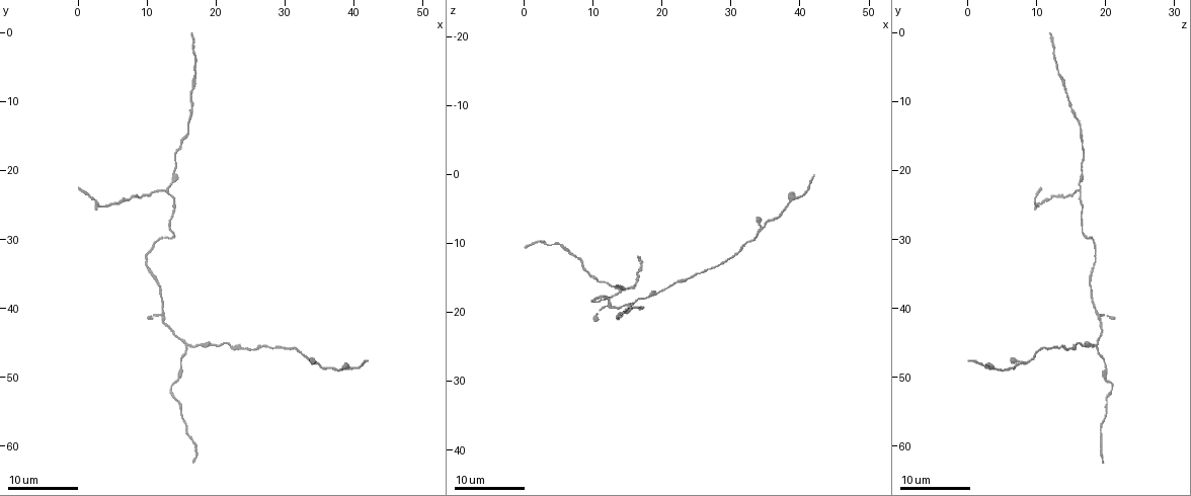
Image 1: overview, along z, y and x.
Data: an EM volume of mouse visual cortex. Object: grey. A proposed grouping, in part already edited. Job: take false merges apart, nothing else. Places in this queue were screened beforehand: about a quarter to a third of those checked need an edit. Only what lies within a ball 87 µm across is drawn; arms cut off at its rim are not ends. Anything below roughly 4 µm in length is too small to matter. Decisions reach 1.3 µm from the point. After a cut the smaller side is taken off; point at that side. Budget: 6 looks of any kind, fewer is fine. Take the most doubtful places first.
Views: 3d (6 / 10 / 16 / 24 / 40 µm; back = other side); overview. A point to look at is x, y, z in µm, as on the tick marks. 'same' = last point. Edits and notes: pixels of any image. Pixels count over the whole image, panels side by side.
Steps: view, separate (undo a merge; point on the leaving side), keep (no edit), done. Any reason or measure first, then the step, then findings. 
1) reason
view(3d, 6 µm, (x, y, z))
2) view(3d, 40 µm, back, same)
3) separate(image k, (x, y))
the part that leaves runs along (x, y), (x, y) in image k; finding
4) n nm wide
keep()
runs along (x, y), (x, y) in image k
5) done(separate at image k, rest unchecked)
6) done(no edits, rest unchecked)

three-way junction
view(3d, 10 µm, (12.5, 23.0, 16.0))

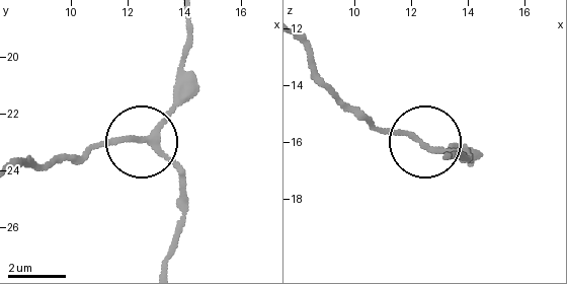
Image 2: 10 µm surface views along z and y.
zoom in
view(3d, 6 µm, (12.5, 23.0, 16.1))

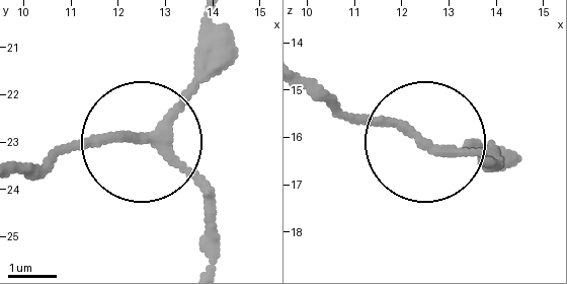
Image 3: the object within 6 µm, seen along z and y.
180 nm wide
keep()
runs along (487, 161), (342, 117), (306, 92) in image 3; one cell here

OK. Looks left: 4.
view(3d, 6 µm, (16.0, 45.5, 19.0))

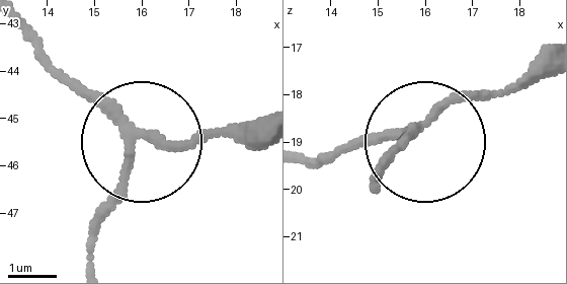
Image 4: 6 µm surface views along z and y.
view(3d, 6 µm, back, (15.70, 45.80, 18.75))

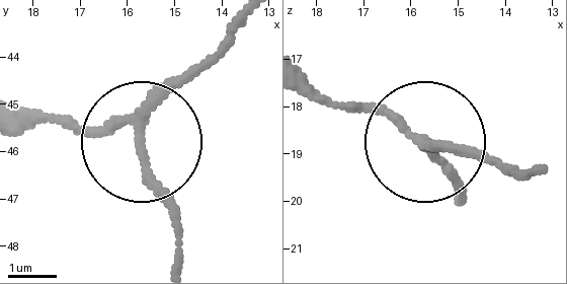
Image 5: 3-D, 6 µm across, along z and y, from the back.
side arm 20 µm; 3 arms
keep()
continuous, no second cell

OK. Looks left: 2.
thick turns thin
view(3d, 16 µm, (14.0, 50.5, 20.0))

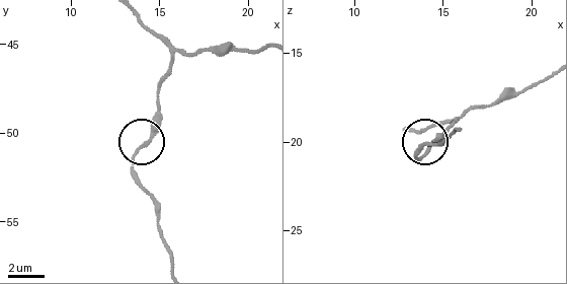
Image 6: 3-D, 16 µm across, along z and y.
230 nm wide
keep()
runs along (138, 17), (168, 50), (170, 72), (134, 175) in image 6; all the same cell

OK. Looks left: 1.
done(no edits, rest unchecked)

